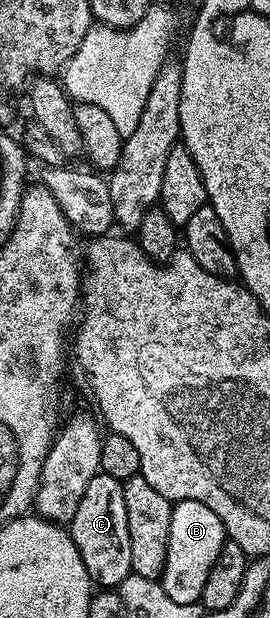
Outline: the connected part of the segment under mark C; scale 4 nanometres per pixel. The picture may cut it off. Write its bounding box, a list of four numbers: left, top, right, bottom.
[70,471,133,590]

